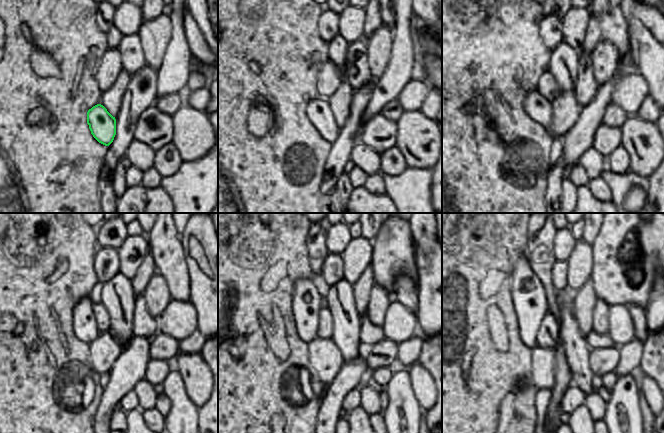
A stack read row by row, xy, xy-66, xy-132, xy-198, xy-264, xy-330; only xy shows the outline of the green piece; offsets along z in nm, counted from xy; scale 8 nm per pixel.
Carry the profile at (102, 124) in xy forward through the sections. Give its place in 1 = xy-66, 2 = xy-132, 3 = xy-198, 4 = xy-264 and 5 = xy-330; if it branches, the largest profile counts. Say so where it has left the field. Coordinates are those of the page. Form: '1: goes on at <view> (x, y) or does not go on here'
1: goes on at xy-66 (318, 110)
2: goes on at xy-132 (539, 109)
3: goes on at xy-198 (83, 311)
4: goes on at xy-264 (306, 306)
5: goes on at xy-330 (530, 306)

